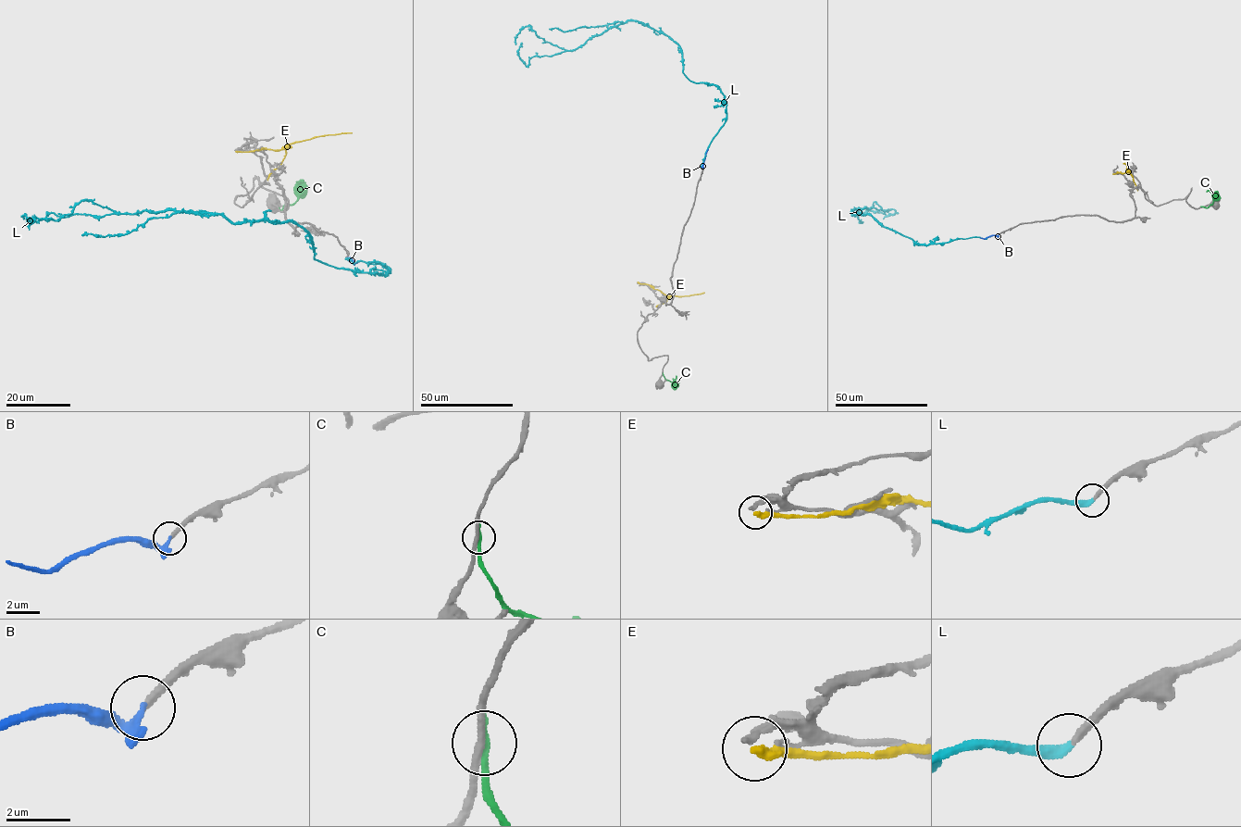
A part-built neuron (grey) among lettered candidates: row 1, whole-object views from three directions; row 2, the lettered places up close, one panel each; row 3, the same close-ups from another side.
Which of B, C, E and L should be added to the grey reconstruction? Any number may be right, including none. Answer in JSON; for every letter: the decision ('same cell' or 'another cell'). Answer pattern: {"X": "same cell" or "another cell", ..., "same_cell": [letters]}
{"B": "another cell", "C": "another cell", "E": "another cell", "L": "same cell", "same_cell": ["L"]}

